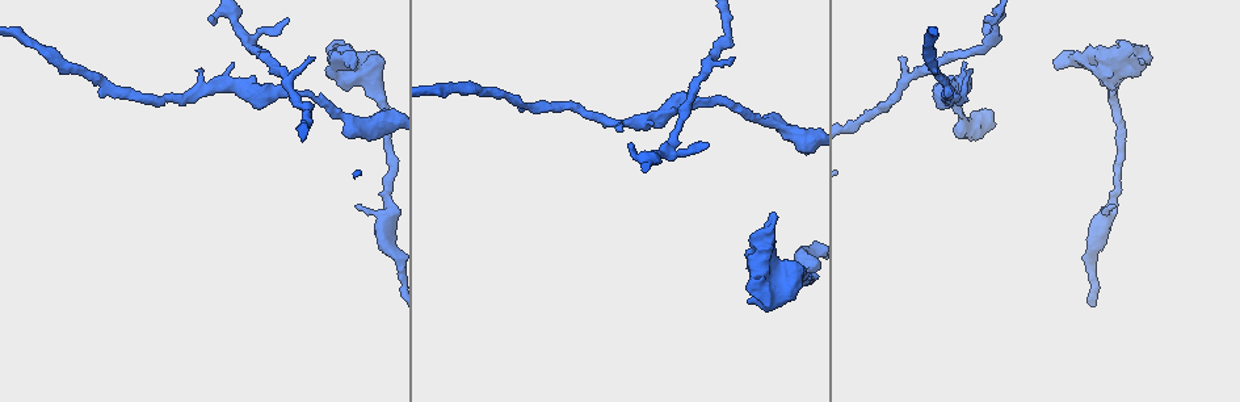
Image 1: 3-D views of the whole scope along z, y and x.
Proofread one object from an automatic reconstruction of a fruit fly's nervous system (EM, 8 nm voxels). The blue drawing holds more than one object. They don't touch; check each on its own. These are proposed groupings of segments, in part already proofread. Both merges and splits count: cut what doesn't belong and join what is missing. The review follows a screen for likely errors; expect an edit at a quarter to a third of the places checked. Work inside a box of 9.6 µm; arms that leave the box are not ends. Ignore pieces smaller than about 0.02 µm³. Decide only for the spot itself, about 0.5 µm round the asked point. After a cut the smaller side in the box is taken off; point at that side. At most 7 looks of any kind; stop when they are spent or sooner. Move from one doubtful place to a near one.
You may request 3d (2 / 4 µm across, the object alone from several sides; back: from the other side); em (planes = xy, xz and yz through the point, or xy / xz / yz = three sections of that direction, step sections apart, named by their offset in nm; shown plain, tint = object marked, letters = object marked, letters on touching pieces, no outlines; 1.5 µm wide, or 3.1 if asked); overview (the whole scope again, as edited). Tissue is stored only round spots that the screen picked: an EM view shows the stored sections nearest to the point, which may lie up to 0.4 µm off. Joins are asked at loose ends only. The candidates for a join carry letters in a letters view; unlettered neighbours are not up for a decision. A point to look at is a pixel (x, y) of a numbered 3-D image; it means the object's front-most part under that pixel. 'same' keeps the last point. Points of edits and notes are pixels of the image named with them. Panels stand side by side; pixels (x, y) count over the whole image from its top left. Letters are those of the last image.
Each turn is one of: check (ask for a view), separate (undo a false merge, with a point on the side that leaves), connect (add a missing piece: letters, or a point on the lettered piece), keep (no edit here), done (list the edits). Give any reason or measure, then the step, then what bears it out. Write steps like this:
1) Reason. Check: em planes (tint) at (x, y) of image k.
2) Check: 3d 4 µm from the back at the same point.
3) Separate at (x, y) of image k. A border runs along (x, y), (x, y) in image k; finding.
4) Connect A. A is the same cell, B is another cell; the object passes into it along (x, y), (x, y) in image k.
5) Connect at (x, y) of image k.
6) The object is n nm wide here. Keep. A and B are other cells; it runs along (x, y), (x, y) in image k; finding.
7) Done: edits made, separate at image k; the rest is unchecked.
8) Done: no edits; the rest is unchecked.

An open end. Check: em planes (letters) at (705, 147) of image 1.

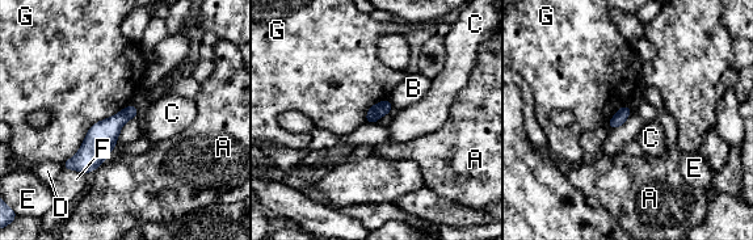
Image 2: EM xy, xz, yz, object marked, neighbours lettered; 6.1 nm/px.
The longest contact is with G, 550 nm. Keep. A, B, C, D, E, F and G are other cells; it runs along (133, 109), (76, 163), (67, 165) in image 2; no lettered piece goes on from it.

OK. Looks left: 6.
Branch stops here. Check: 3d 2 µm at (771, 216) of image 1.

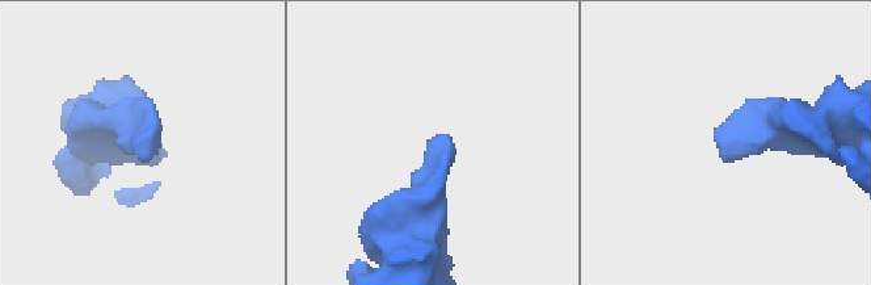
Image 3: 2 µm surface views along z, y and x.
Check: em planes (tint) at (726, 161) of image 3.

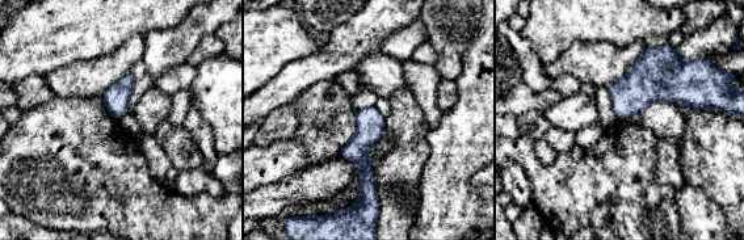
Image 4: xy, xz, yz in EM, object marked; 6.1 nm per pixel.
Check: em planes (letters) at the same point.

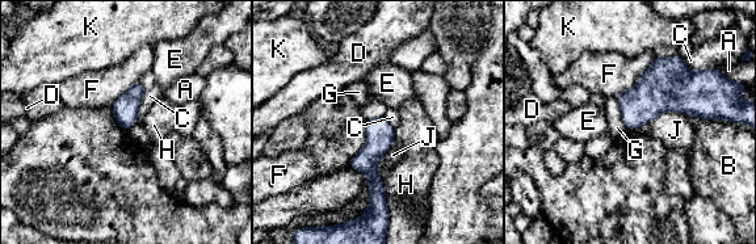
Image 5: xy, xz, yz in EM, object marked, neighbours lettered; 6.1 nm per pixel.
Keep. A, B, C, D, E, F, G, H, J and K are other cells; it runs along (381, 120), (372, 152), (372, 203) in image 5; no lettered piece goes on from it.

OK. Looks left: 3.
Branch stops here. Check: 3d 2 µm at (733, 59) of image 1.

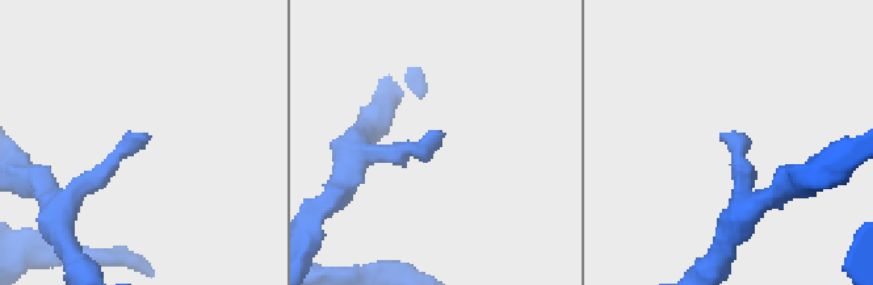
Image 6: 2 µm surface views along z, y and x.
Need the tissue. Check: em planes (letters) at (720, 136) of image 6.

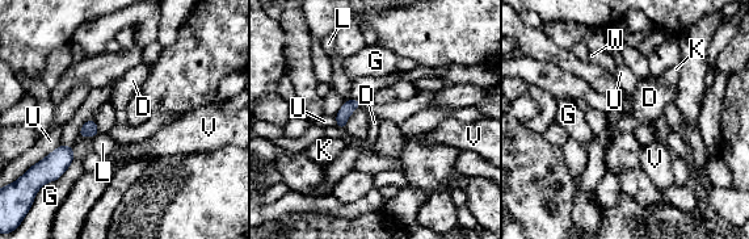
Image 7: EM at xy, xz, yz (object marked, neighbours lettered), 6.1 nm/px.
Keep. D, G, K, L, U, V and W are other cells; a border runs along (99, 133), (93, 137) in image 7; none of them fits.

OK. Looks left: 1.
Done: no edits; the rest is unchecked.

